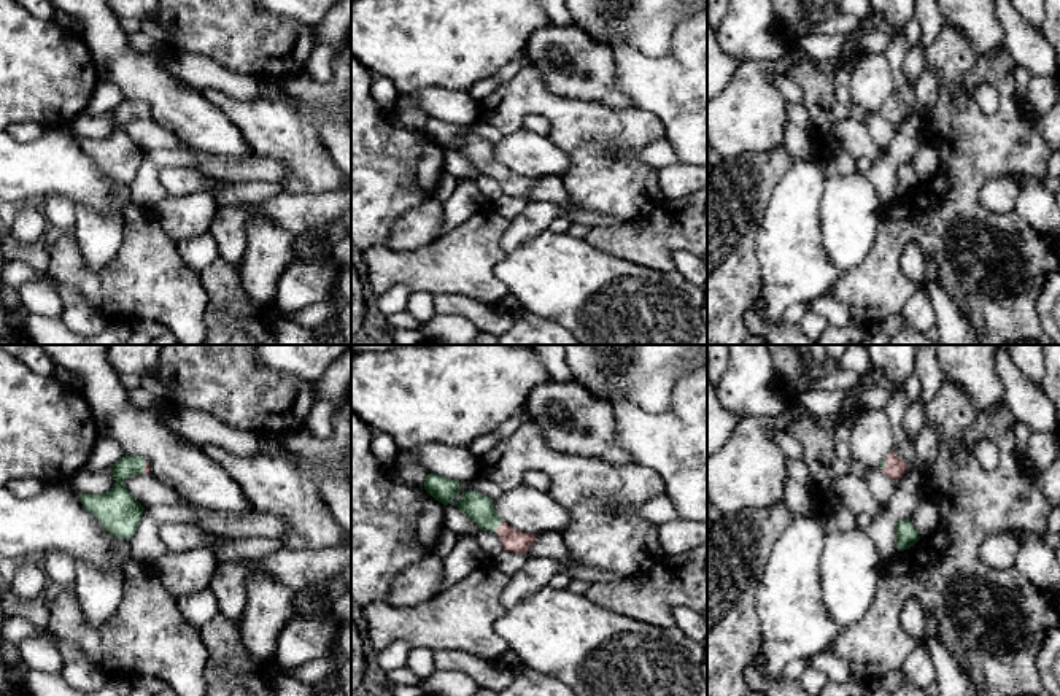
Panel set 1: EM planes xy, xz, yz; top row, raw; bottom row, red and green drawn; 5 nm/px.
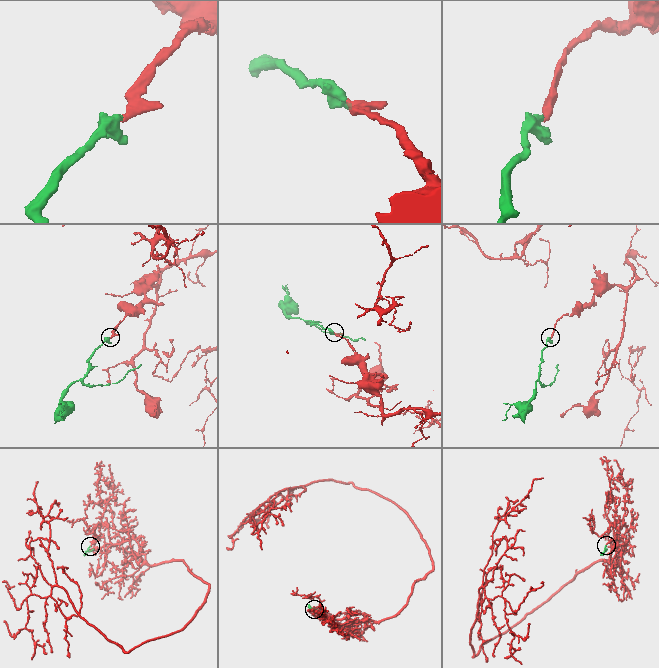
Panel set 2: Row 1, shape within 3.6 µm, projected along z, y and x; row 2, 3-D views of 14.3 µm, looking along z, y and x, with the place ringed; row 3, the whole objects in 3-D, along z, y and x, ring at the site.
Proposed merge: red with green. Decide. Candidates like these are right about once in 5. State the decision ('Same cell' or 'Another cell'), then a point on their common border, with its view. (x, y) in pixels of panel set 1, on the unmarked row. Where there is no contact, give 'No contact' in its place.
Same cell. Touches red at xz (498, 172)

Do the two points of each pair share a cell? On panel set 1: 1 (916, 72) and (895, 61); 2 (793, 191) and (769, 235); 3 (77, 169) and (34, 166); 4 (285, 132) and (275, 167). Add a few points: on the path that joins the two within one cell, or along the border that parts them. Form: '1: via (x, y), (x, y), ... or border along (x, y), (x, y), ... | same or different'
1: border along (906, 48), (903, 72), (908, 78) | different
2: via (793, 202), (792, 213), (781, 224) | same
3: via (65, 169), (45, 167) | same
4: border along (255, 156), (277, 159), (285, 167), (283, 181) | different

